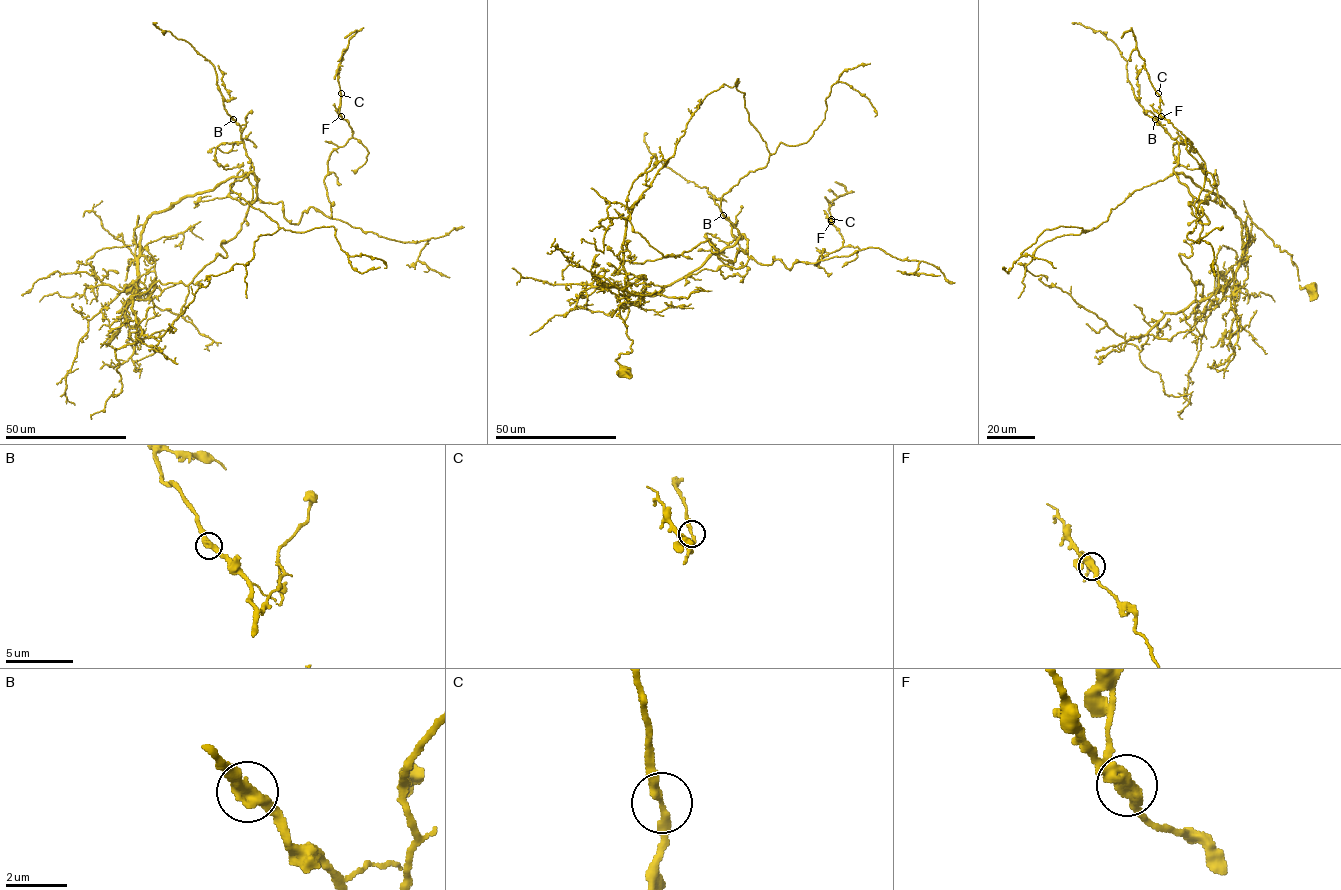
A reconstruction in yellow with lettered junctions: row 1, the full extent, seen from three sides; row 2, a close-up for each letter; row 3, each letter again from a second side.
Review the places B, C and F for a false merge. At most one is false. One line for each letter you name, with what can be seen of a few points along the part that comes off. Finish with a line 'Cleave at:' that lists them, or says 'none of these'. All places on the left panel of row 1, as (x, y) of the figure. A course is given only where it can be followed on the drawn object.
Cleave at: none of these

